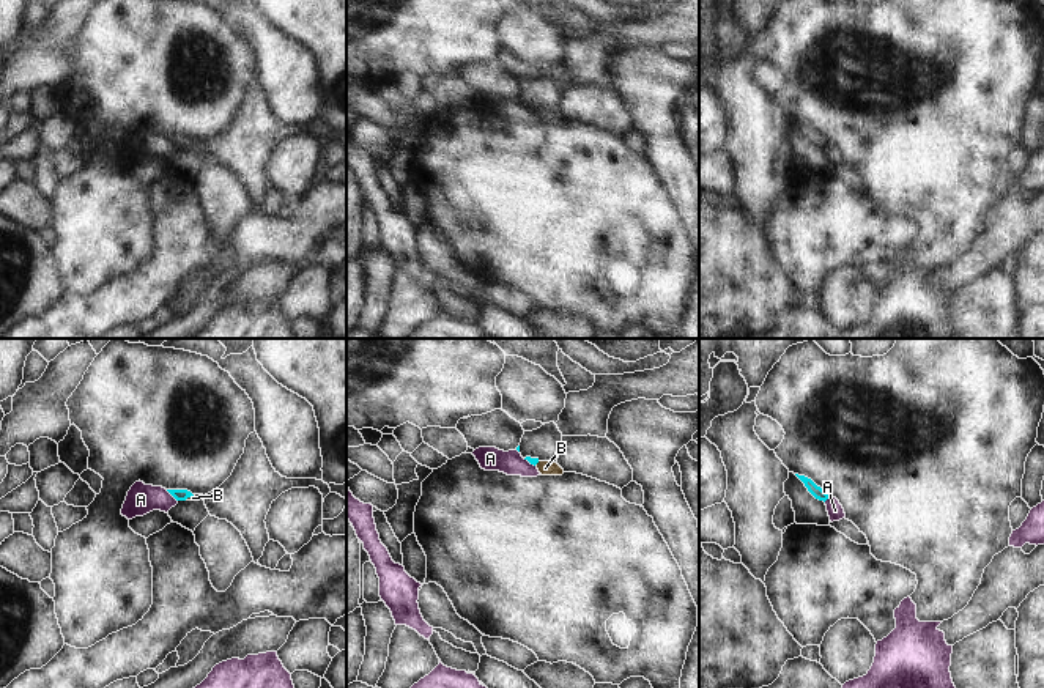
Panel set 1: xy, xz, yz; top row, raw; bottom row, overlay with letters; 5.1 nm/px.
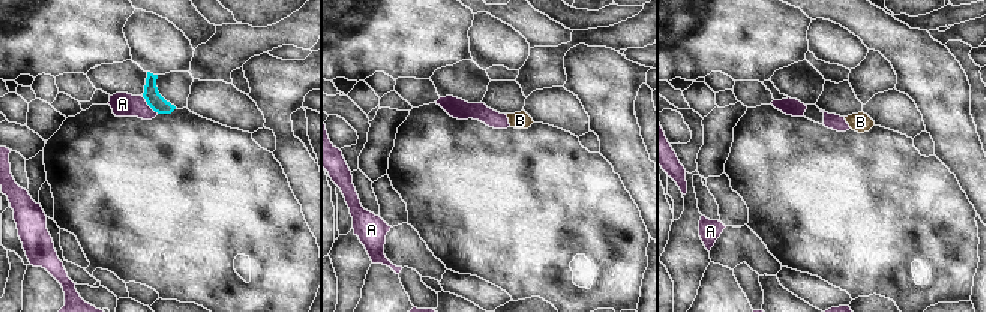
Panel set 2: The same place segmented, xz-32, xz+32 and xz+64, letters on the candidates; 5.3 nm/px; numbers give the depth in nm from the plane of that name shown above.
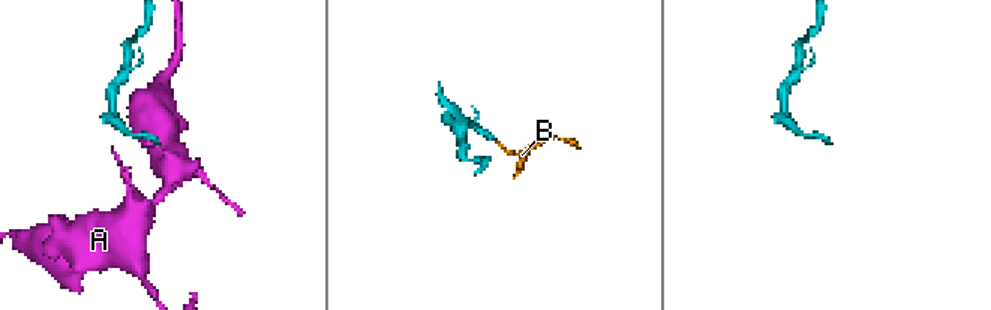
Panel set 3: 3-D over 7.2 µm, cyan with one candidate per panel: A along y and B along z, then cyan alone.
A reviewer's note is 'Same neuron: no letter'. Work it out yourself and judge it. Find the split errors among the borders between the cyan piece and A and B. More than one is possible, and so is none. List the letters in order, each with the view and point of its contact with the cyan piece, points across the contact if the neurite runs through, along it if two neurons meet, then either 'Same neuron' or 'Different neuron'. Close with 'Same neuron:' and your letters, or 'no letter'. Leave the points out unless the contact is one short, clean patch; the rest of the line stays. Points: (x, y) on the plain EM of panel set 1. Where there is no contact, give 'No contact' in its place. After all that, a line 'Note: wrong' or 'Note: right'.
A: Touches cyan at xy (172, 142). Boundary: xy (166, 137), (177, 148). Different neuron
B: Touches cyan at xy (189, 144). Path across: xy (180, 142), (189, 144), (192, 145). Same neuron
Same neuron: B.
Note: wrong

